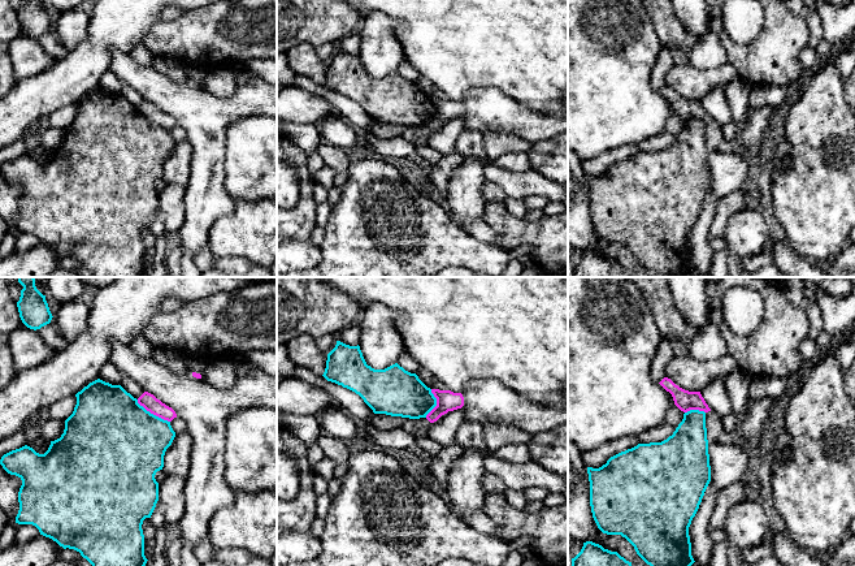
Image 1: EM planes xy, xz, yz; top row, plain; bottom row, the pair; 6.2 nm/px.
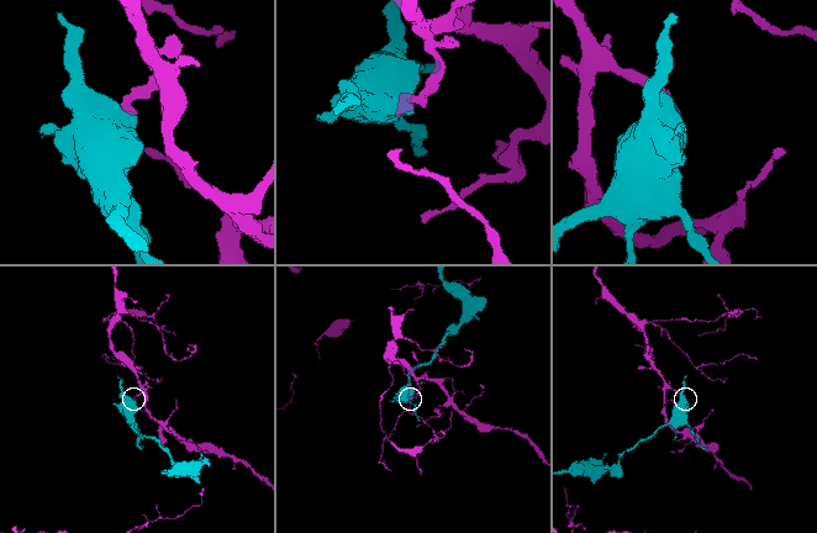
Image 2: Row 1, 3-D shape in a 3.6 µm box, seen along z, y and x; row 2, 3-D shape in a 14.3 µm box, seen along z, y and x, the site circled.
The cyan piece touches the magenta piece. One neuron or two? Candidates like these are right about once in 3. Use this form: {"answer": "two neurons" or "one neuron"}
{"answer": "two neurons"}

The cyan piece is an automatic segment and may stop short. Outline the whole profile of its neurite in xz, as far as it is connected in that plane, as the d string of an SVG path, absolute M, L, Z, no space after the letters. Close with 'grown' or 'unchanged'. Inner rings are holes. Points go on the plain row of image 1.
M337 49L322 85L359 103L374 122L420 128L437 115L431 98L416 82L398 72L374 78L366 73L359 53Z | unchanged

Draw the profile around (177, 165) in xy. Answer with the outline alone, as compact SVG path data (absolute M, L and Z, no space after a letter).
M185 139L175 143L172 154L164 164L162 180L166 185L186 187L190 180L190 169L192 161L192 146Z

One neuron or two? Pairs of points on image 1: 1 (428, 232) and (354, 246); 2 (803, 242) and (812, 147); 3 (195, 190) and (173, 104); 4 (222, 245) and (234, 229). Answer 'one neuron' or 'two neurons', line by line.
1: one neuron
2: one neuron
3: one neuron
4: one neuron

